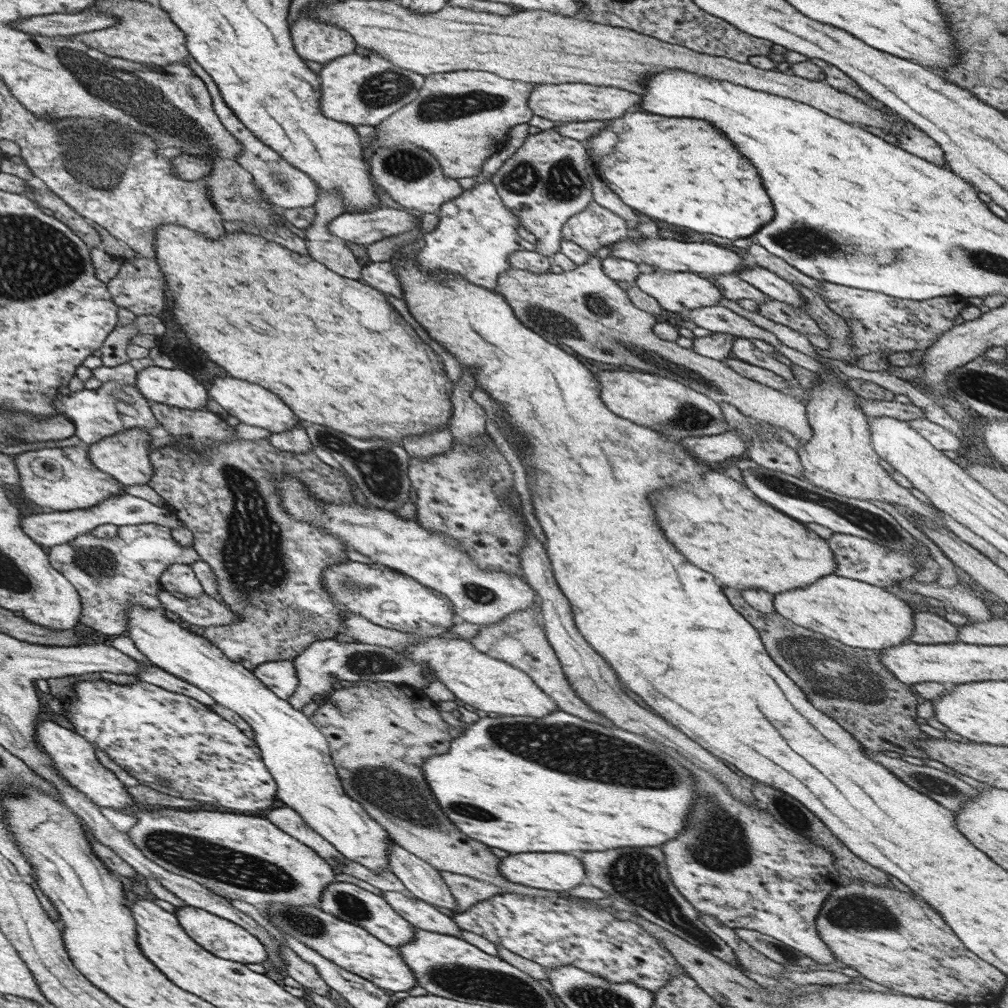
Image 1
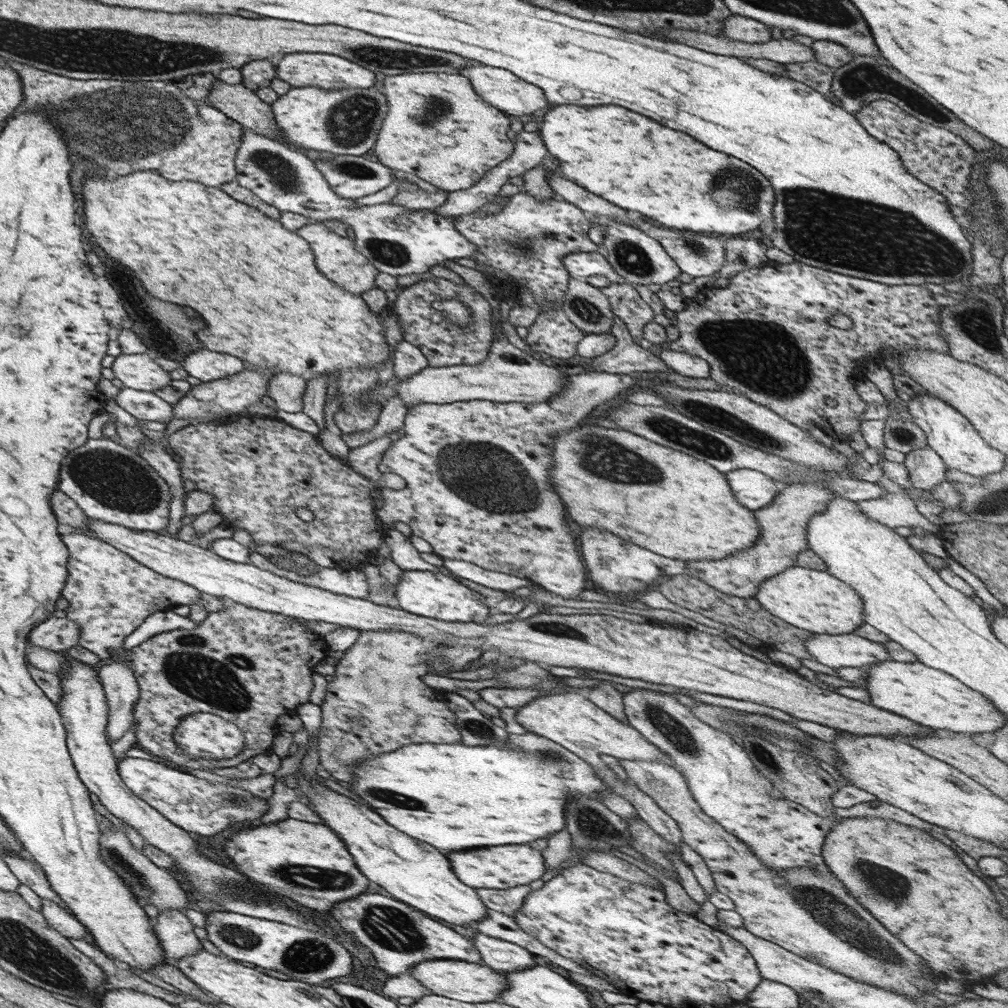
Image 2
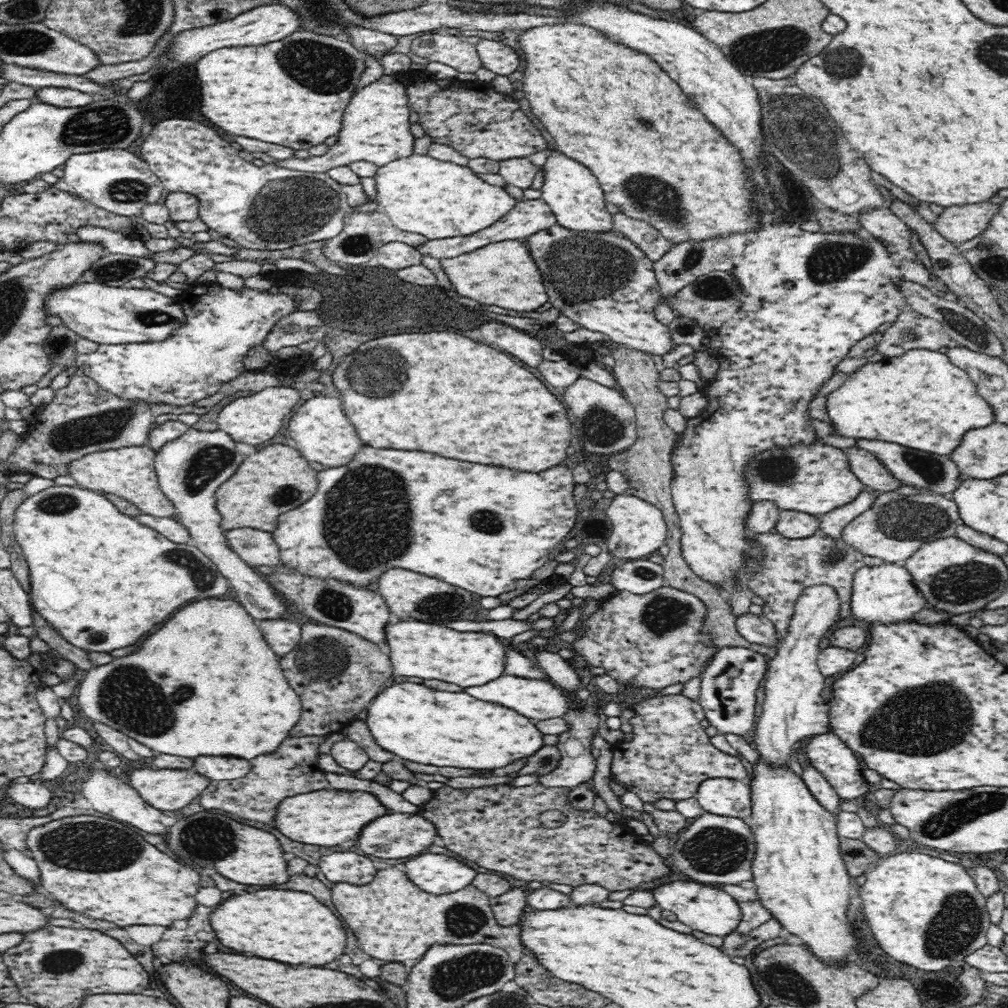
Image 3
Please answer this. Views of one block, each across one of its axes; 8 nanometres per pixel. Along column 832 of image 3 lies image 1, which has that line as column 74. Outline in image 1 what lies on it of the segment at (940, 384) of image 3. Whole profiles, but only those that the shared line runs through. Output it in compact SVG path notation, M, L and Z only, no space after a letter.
M103 382L96 390L70 392L69 396L59 394L53 402L58 414L65 414L75 427L75 436L81 444L90 445L109 435L128 428L140 428L147 434L159 433L160 427L149 408L148 402L139 396L136 386L128 387L119 382Z

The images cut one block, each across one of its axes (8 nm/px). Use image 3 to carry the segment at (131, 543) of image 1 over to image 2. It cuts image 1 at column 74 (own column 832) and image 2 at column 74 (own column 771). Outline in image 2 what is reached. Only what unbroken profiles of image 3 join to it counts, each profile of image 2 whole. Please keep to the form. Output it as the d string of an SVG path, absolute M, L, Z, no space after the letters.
M84 533L61 534L59 538L65 543L65 549L69 553L69 558L65 558L66 578L60 590L60 596L69 603L64 610L65 618L75 621L77 629L81 629L77 644L93 652L101 660L111 656L112 648L114 651L122 647L124 638L131 634L149 614L157 613L157 610L165 610L167 604L189 606L200 598L200 592L193 586L167 578L99 539Z

